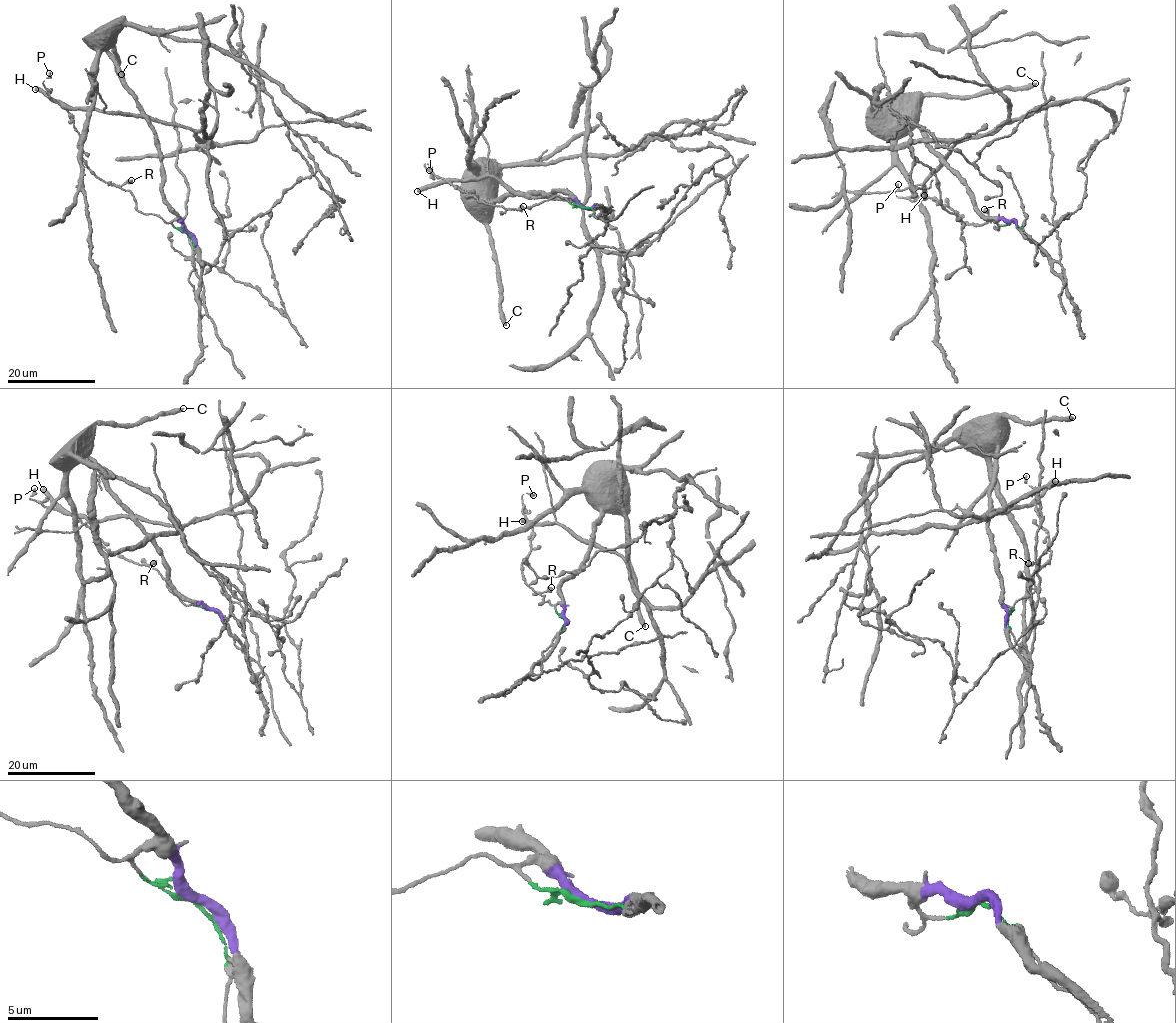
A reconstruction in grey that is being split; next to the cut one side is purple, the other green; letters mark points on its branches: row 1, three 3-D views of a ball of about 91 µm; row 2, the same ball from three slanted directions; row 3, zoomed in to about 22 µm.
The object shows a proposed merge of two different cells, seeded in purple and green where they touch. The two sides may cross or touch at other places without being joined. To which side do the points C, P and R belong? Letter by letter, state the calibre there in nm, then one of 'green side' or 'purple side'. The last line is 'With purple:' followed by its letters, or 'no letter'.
C: 400 nm thick; purple side
P: 280 nm thick; green side
R: 600 nm thick; green side
With purple: C

